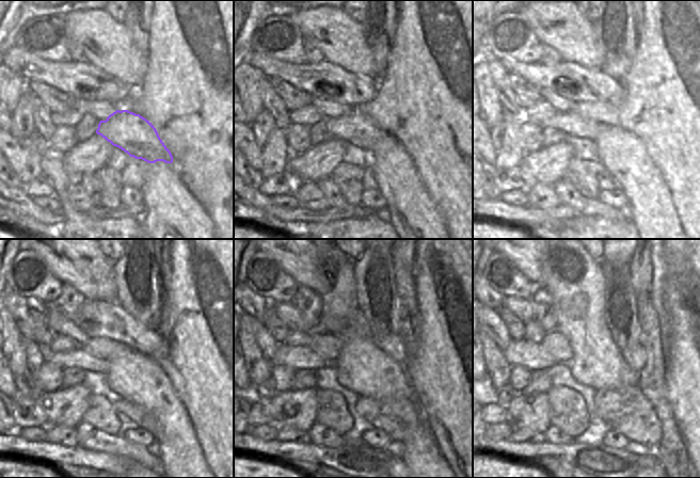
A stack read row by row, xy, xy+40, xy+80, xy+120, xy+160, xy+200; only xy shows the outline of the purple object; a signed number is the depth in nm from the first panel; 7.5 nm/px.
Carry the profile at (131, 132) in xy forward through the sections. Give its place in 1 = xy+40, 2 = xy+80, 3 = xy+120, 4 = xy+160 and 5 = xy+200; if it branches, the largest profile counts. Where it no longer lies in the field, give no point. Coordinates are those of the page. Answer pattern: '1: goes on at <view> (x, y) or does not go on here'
1: goes on at xy+40 (356, 129)
2: goes on at xy+80 (572, 124)
3: goes on at xy+120 (78, 357)
4: goes on at xy+160 (298, 357)
5: goes on at xy+200 (522, 352)

